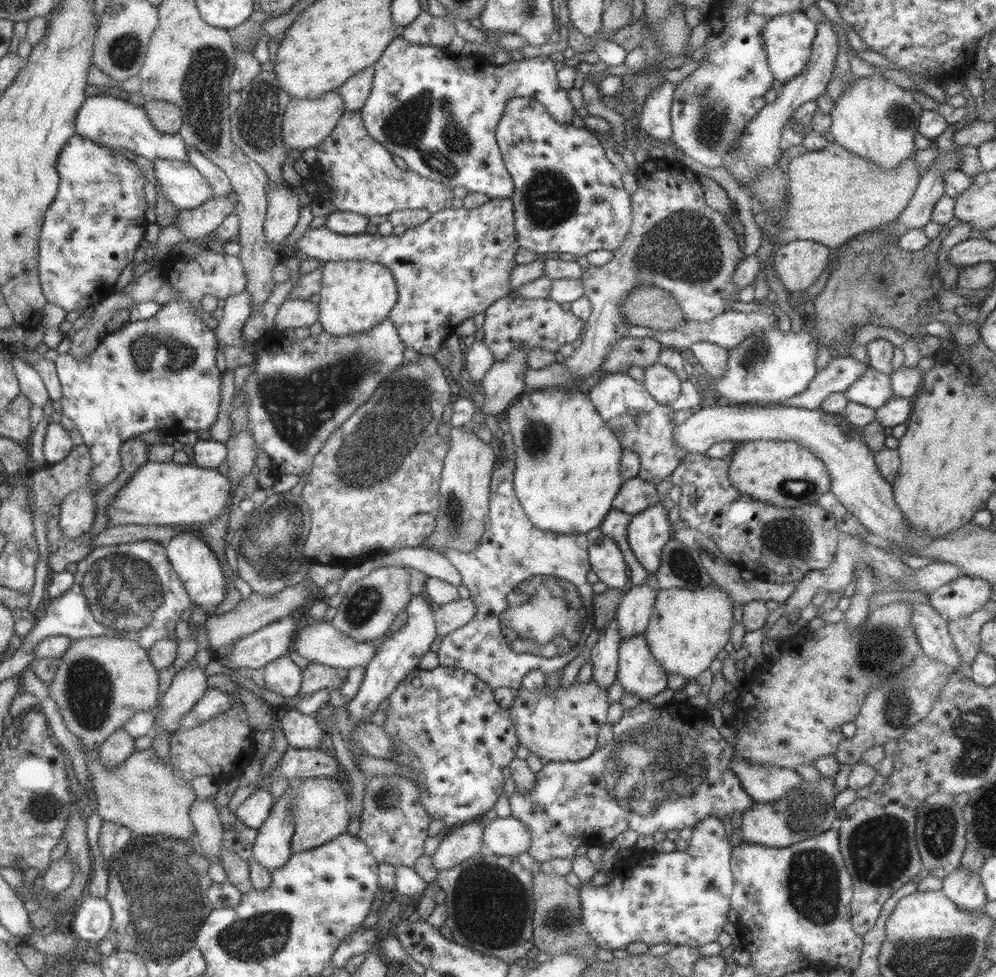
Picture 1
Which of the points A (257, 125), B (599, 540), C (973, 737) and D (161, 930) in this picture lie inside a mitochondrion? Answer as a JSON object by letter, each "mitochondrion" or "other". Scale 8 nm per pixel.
{"A":"mitochondrion","B":"other","C":"mitochondrion","D":"mitochondrion"}

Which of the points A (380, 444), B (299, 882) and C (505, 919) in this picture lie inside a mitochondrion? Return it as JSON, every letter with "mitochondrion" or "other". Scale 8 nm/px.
{"A":"mitochondrion","B":"other","C":"mitochondrion"}

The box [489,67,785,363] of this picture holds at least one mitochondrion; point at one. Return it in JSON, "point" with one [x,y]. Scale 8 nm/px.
{"point":[684,248]}

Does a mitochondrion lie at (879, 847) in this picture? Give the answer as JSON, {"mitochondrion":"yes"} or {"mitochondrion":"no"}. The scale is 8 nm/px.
{"mitochondrion":"yes"}

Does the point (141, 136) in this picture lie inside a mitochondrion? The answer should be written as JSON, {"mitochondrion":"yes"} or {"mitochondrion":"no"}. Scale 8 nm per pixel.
{"mitochondrion":"no"}

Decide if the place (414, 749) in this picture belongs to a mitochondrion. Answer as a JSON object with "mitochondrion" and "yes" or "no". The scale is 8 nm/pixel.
{"mitochondrion":"yes"}

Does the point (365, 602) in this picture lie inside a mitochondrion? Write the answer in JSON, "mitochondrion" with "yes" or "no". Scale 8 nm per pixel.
{"mitochondrion":"yes"}

